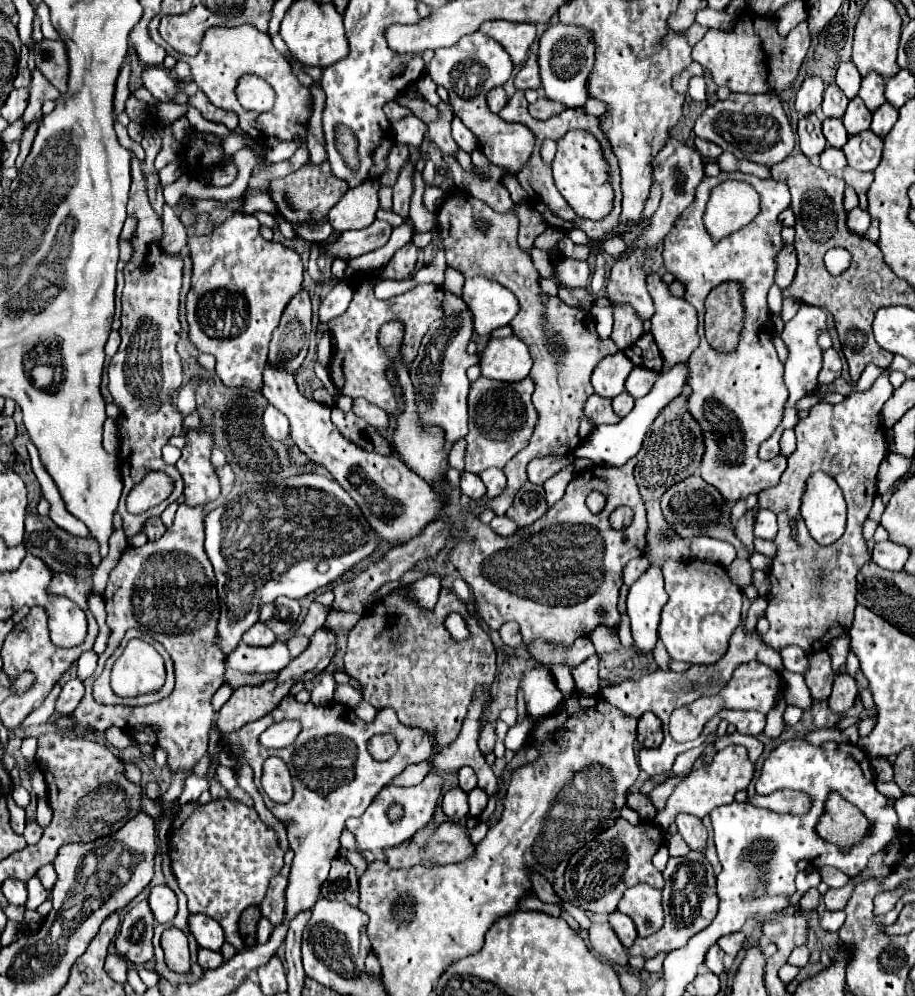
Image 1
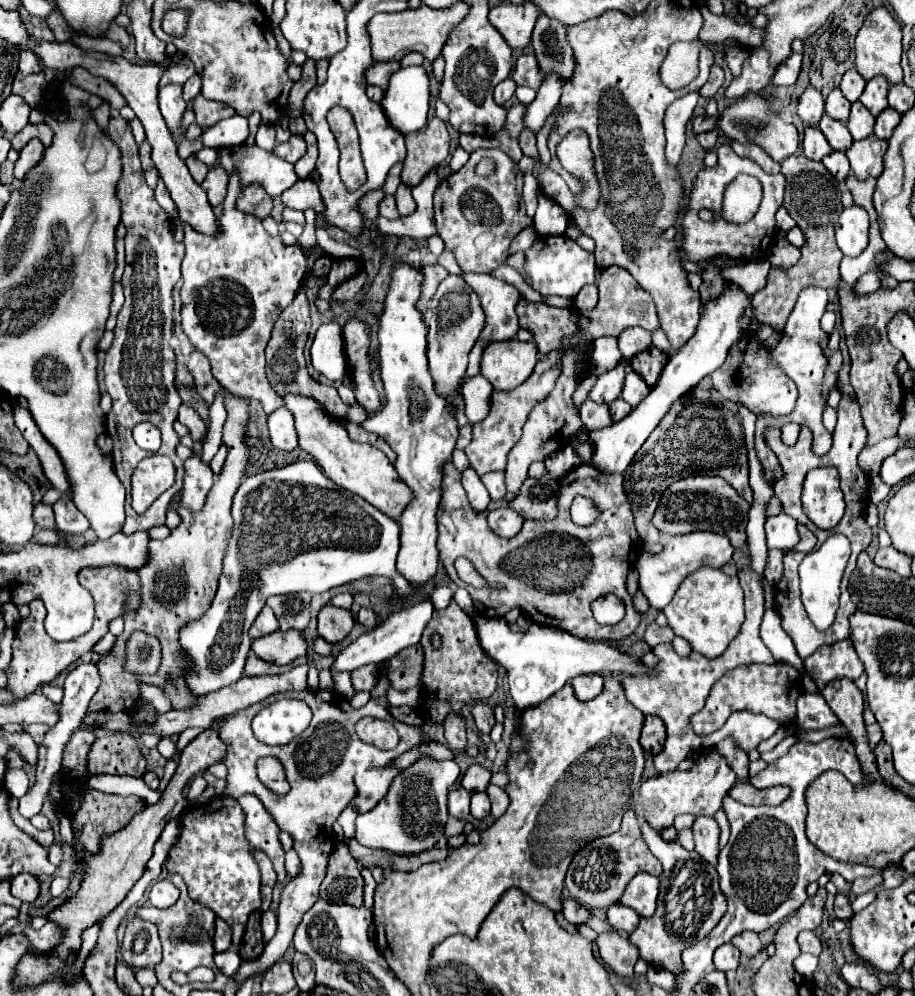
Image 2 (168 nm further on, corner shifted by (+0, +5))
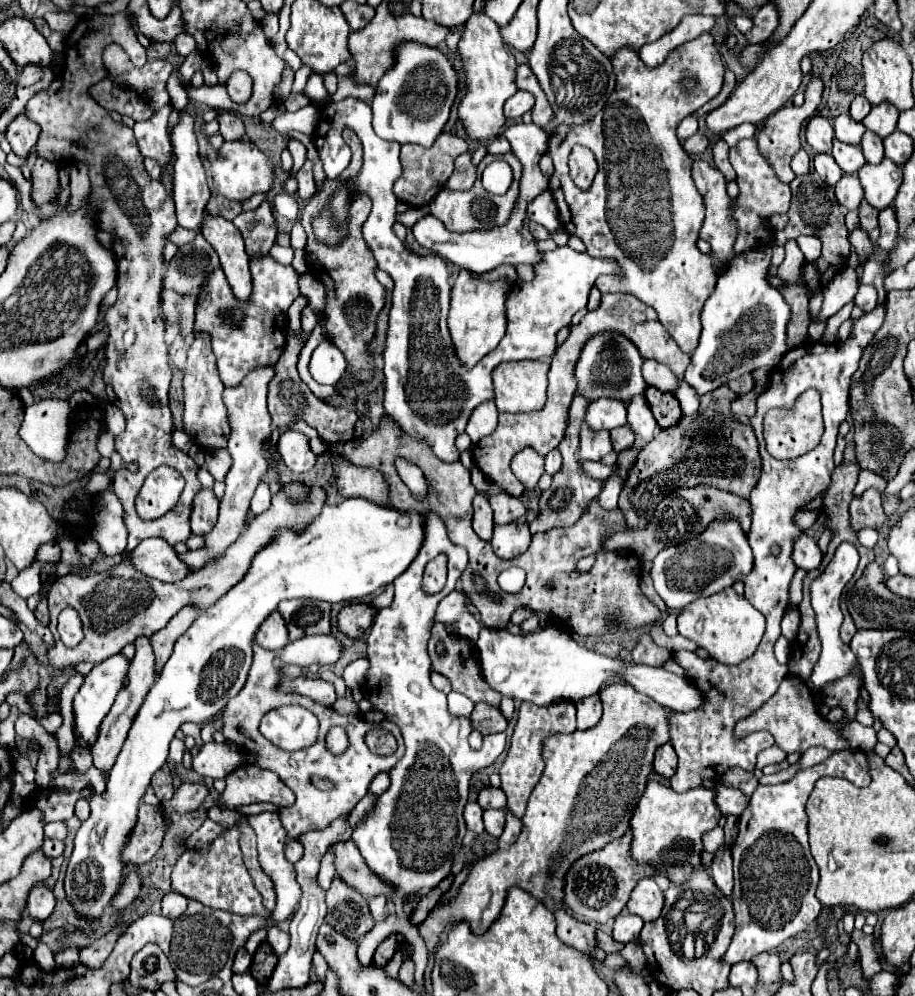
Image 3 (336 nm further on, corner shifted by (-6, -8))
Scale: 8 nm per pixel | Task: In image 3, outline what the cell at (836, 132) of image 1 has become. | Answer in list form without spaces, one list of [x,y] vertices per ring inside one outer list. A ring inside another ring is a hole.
[[[839,139],[833,141],[833,157],[837,165],[843,169],[843,173],[857,173],[865,165],[865,157],[859,149],[859,145],[843,145]]]

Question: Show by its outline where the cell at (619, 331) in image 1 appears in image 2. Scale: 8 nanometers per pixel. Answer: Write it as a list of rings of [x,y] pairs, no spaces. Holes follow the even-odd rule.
[[[631,328],[631,332],[623,332],[619,338],[619,348],[623,352],[623,358],[627,362],[627,372],[631,370],[631,360],[635,354],[645,352],[653,346],[651,342],[651,332],[645,332],[643,328]]]

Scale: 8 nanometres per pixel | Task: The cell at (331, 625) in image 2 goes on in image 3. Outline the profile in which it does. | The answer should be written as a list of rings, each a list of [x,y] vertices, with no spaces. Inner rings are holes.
[[[353,603],[339,611],[337,627],[343,635],[351,639],[359,639],[365,635],[369,625],[373,623],[373,609],[367,603]]]

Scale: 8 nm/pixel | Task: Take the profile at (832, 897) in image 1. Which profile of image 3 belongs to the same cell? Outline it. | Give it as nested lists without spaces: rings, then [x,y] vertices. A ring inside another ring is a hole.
[[[853,929],[851,941],[855,941],[857,947],[859,947],[859,957],[861,957],[863,975],[869,979],[871,975],[879,973],[879,971],[881,971],[881,965],[879,965],[879,961],[877,961],[877,953],[873,951],[873,937],[865,937],[863,931]]]

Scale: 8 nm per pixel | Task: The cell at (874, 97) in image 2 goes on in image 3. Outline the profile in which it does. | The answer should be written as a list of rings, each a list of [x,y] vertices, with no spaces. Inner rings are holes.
[[[883,103],[871,109],[871,113],[863,119],[863,125],[873,133],[877,133],[879,137],[887,137],[897,129],[897,117],[899,117],[899,111],[895,109],[895,105]]]

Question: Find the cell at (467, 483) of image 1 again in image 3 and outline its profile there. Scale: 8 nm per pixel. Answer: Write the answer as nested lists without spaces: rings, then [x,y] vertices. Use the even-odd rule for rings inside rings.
[[[477,493],[475,499],[473,499],[473,509],[475,509],[475,515],[473,515],[473,529],[475,533],[489,541],[491,535],[493,535],[493,517],[491,517],[491,505],[489,505],[489,499],[485,493]]]

